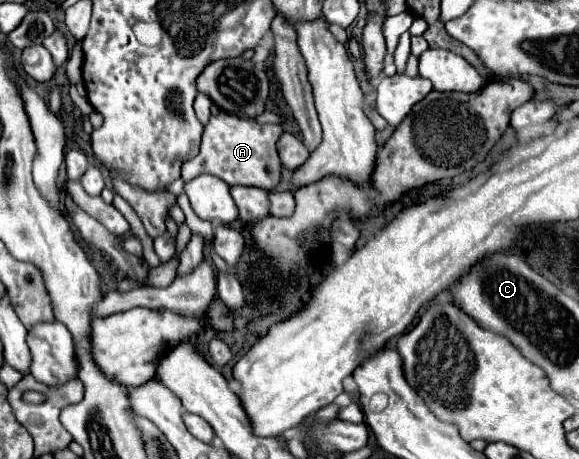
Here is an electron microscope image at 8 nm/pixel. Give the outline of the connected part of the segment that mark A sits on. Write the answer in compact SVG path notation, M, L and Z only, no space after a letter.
M220 112L212 116L204 126L198 156L186 160L180 168L180 176L186 182L200 174L212 174L224 180L228 186L256 186L270 190L280 182L280 158L276 154L276 138L280 138L280 124L258 124L256 120L236 118L234 114Z

